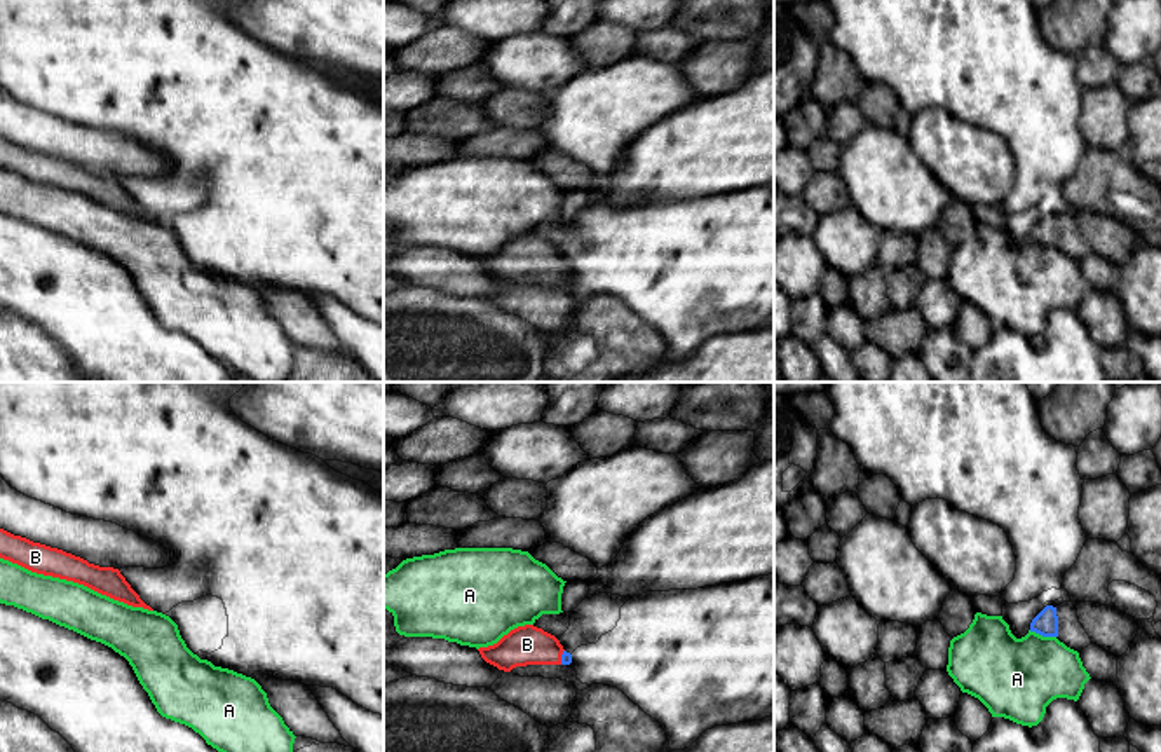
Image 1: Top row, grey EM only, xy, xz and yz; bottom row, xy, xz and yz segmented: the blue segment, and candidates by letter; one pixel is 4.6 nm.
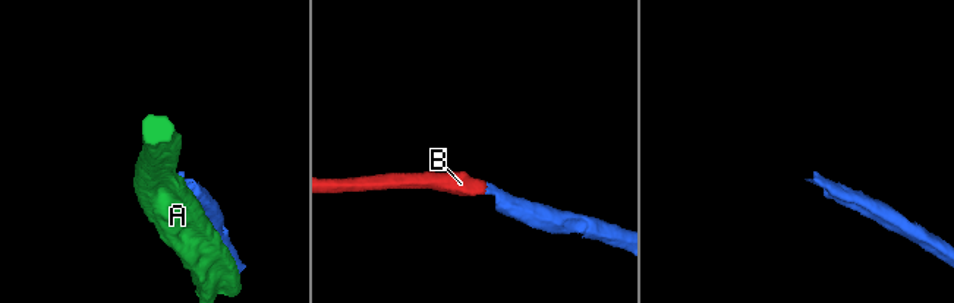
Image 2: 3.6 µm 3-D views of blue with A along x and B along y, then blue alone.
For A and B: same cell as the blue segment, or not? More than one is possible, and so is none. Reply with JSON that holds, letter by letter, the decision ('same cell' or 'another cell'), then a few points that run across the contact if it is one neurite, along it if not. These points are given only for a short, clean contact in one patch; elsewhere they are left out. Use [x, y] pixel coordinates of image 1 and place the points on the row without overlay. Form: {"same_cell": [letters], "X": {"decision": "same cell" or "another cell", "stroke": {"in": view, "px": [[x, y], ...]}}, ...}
{"same_cell": ["B"], "A": {"decision": "another cell"}, "B": {"decision": "same cell", "stroke": {"in": "xz", "px": [[565, 267], [562, 266], [527, 253]]}}}

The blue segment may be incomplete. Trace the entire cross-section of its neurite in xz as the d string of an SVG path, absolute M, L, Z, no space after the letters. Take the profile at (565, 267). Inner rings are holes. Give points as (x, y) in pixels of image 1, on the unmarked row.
M533 234L518 236L497 253L479 256L478 260L486 272L504 281L526 274L572 272L572 263L563 258L560 250Z

